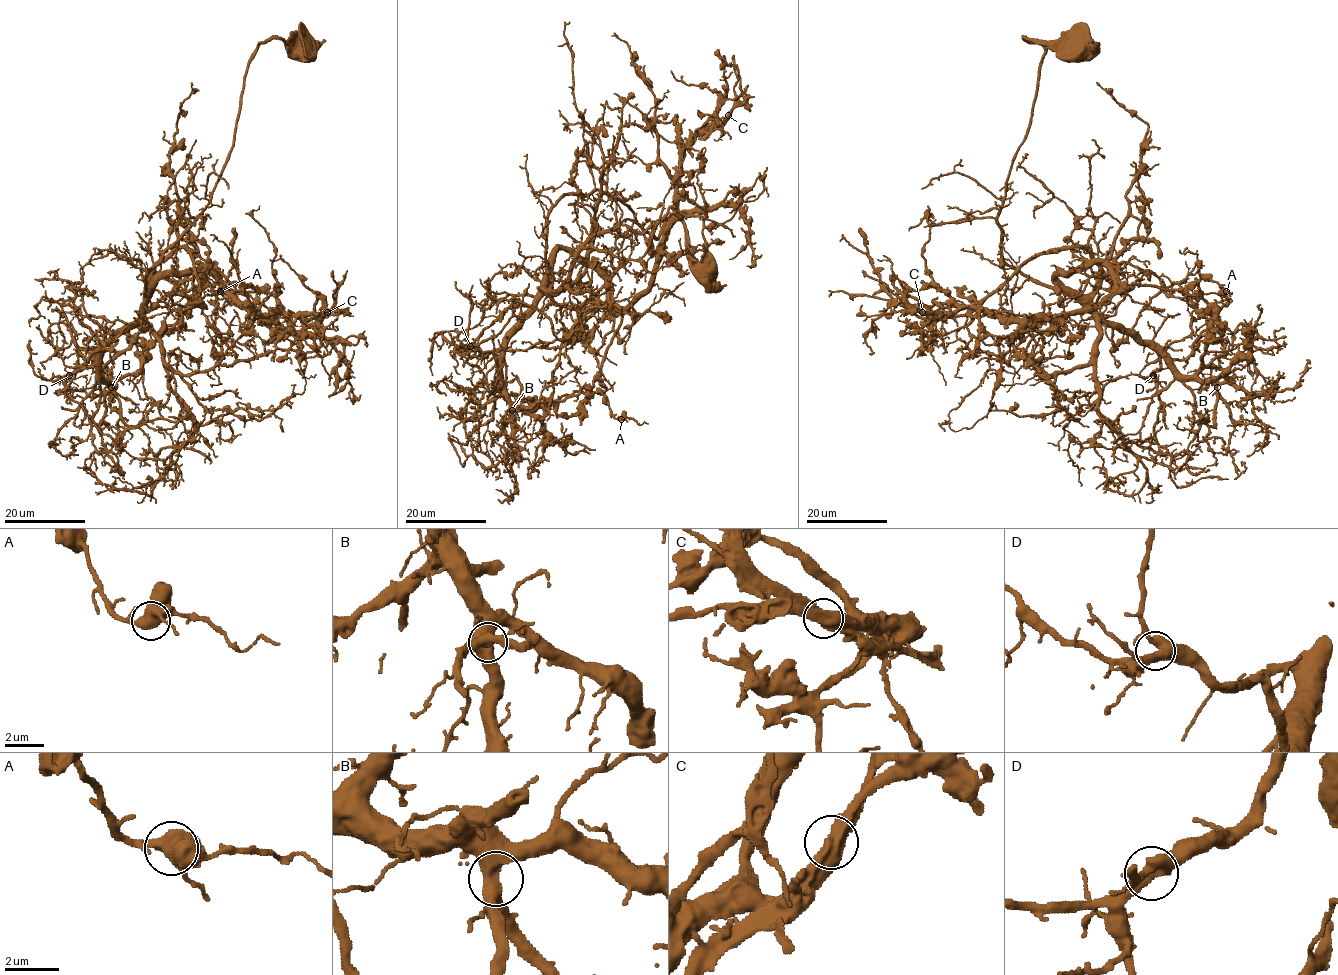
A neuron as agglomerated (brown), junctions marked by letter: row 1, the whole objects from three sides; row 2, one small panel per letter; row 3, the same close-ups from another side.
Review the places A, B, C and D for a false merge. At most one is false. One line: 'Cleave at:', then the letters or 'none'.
Cleave at: C

